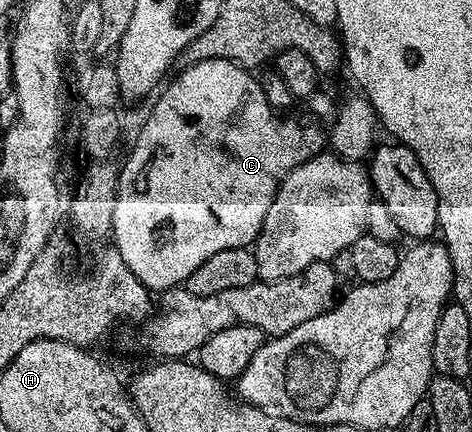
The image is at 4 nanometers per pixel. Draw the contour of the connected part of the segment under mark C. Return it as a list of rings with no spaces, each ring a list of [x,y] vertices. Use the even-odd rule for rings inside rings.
[[[210,58],[209,60],[199,60],[197,64],[189,64],[179,69],[181,72],[176,77],[173,75],[167,81],[168,89],[164,93],[161,91],[155,97],[156,105],[152,108],[152,113],[144,120],[144,125],[140,128],[140,133],[136,136],[136,141],[132,144],[132,149],[128,152],[128,157],[124,160],[124,168],[119,169],[120,181],[116,187],[116,201],[114,202],[114,222],[112,223],[111,239],[126,266],[130,266],[132,276],[138,278],[153,293],[163,294],[169,288],[183,285],[206,262],[206,258],[211,258],[214,254],[219,254],[221,250],[231,248],[247,248],[255,241],[256,235],[260,232],[262,222],[266,218],[266,210],[270,210],[270,202],[274,202],[274,194],[280,188],[280,183],[285,176],[290,175],[294,169],[302,162],[306,162],[310,157],[317,155],[322,146],[325,147],[329,139],[330,126],[337,117],[337,105],[332,105],[332,100],[323,94],[311,97],[312,112],[320,120],[272,120],[274,109],[266,98],[266,94],[260,88],[259,79],[249,69],[240,67],[233,60],[223,60],[222,58]]]

